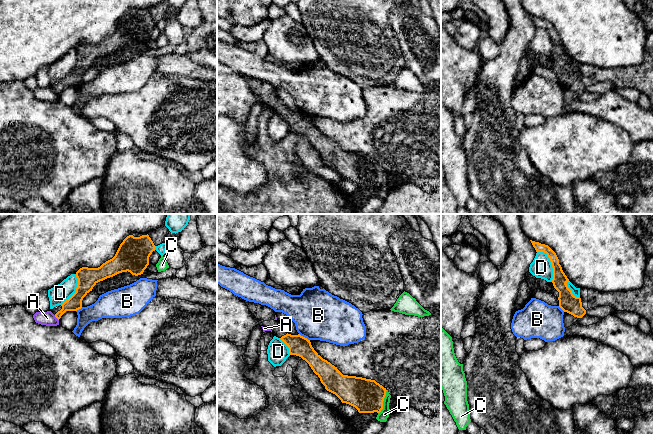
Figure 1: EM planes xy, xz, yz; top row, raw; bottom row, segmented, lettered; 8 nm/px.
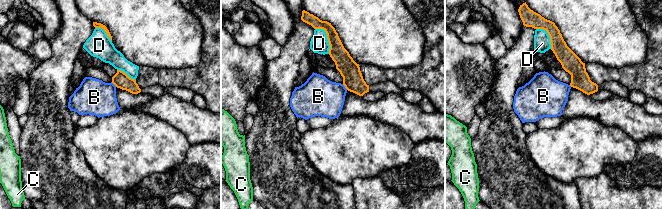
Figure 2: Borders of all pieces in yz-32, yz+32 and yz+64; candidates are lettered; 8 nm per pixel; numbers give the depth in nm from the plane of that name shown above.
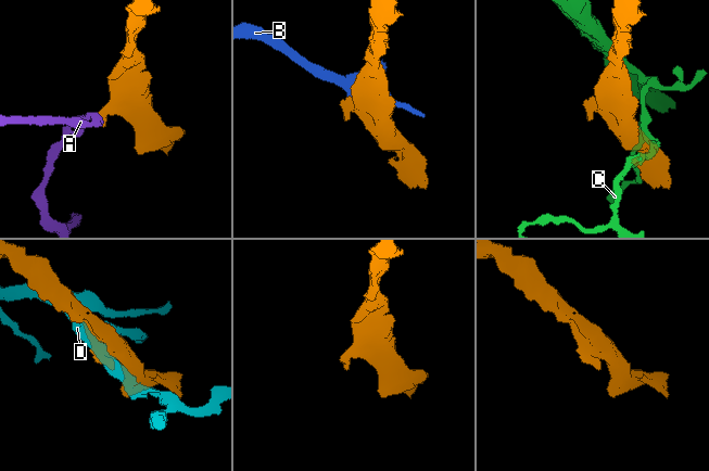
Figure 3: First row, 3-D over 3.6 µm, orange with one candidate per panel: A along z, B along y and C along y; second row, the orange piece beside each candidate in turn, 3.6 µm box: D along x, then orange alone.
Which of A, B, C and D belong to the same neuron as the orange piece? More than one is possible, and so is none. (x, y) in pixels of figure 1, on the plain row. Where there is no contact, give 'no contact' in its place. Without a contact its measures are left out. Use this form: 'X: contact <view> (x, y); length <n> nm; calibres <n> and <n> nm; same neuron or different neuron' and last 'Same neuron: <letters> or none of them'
A: contact xy (56, 93); length 60 nm; calibres 120 and 110 nm; different neuron
B: contact xz (304, 113); length 110 nm; calibres 160 and 400 nm; different neuron
C: contact xz (382, 178); length 200 nm; calibres 260 and 80 nm; different neuron
D: contact yz (551, 39); length 280 nm; calibres 120 and 170 nm; different neuron
Same neuron: none of them

